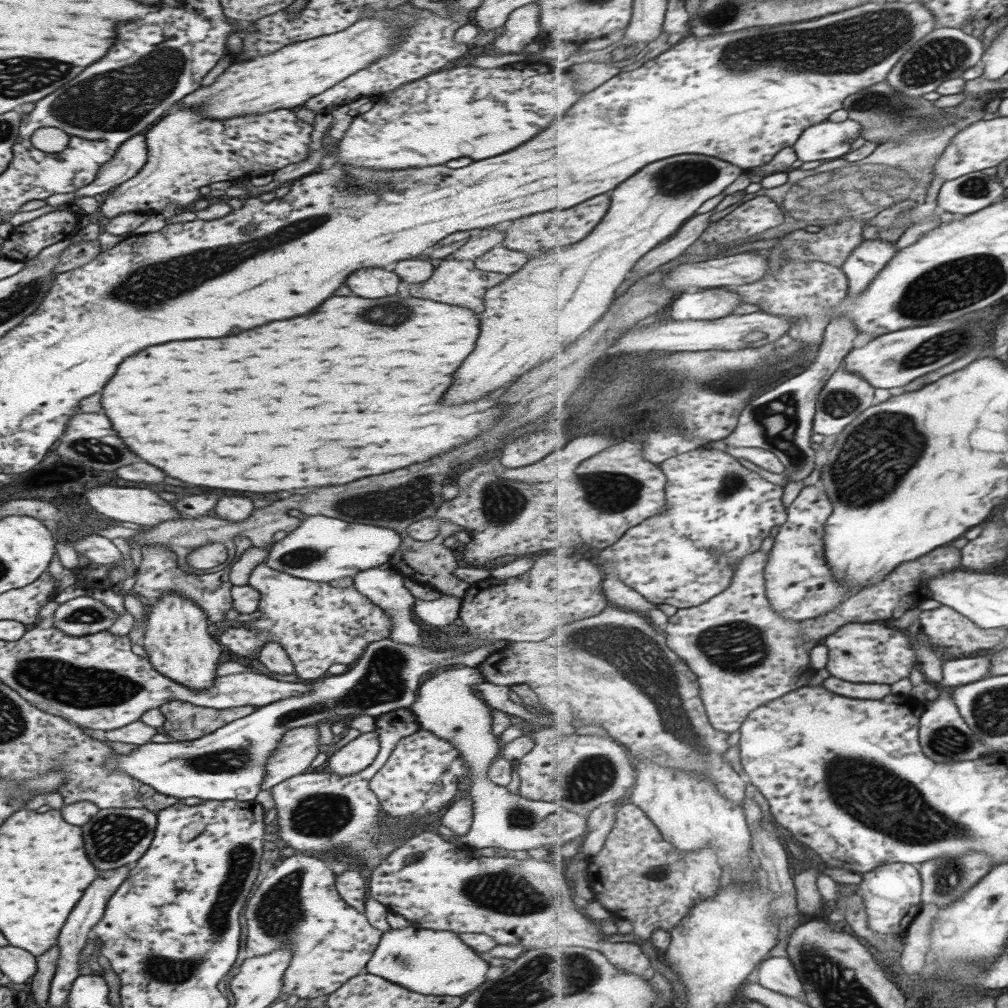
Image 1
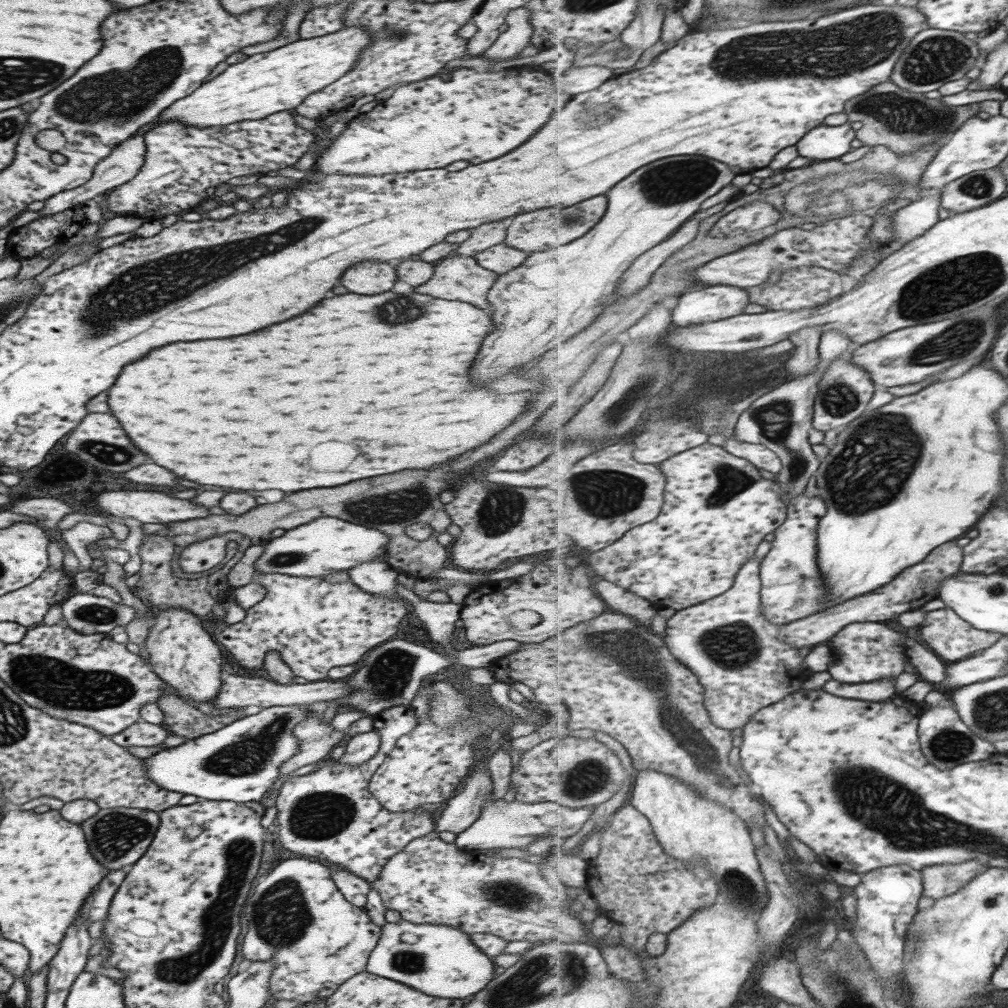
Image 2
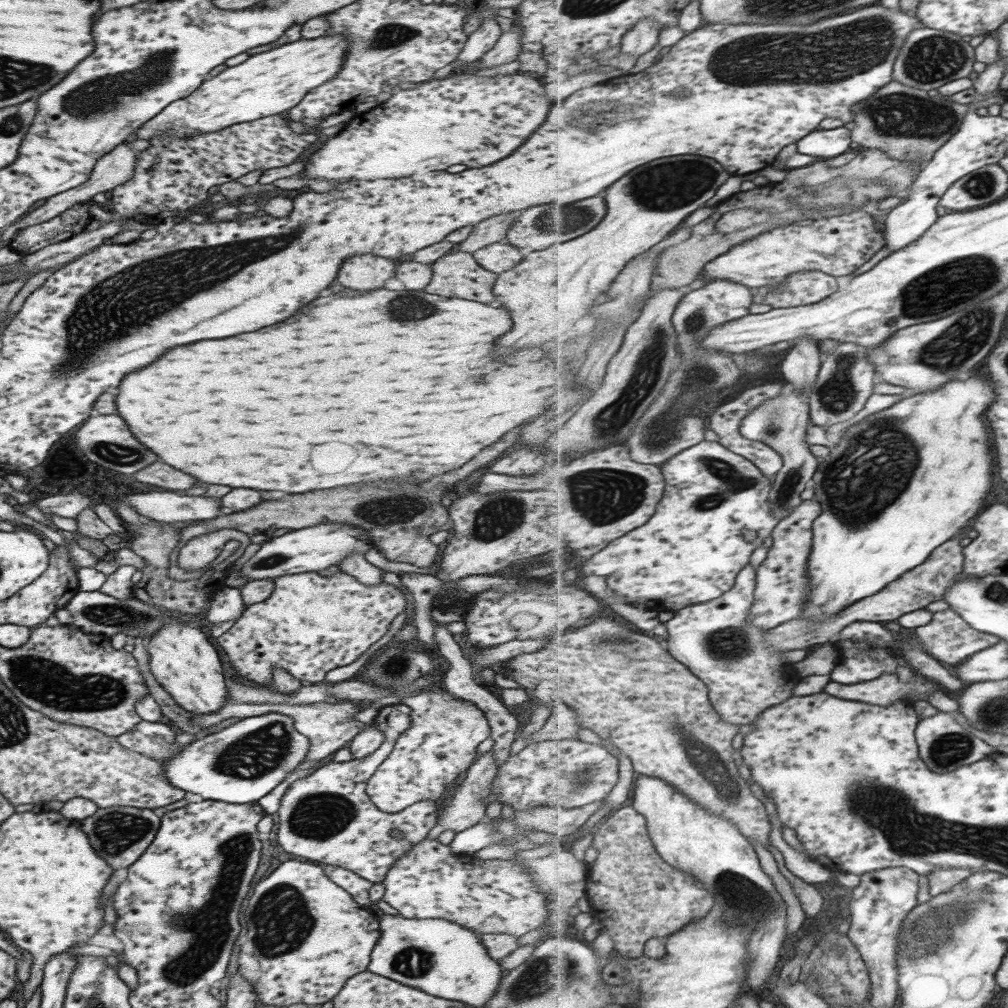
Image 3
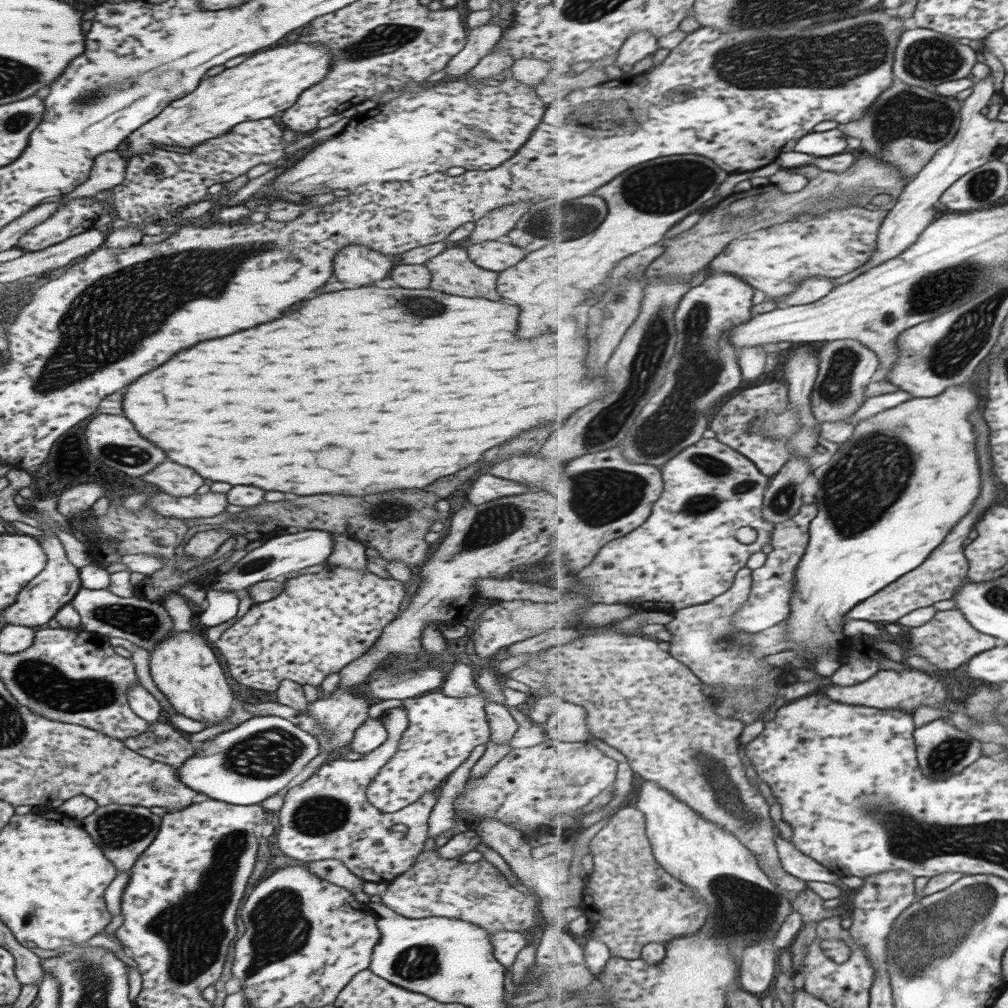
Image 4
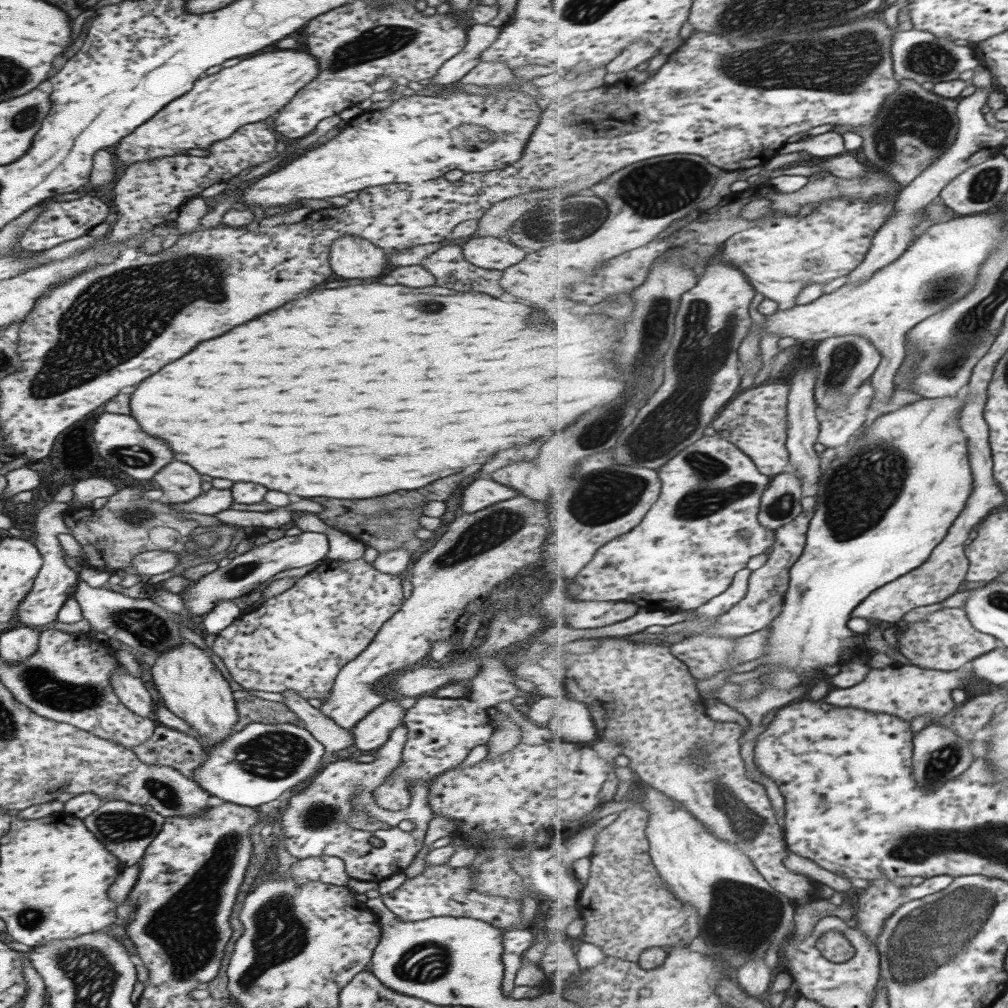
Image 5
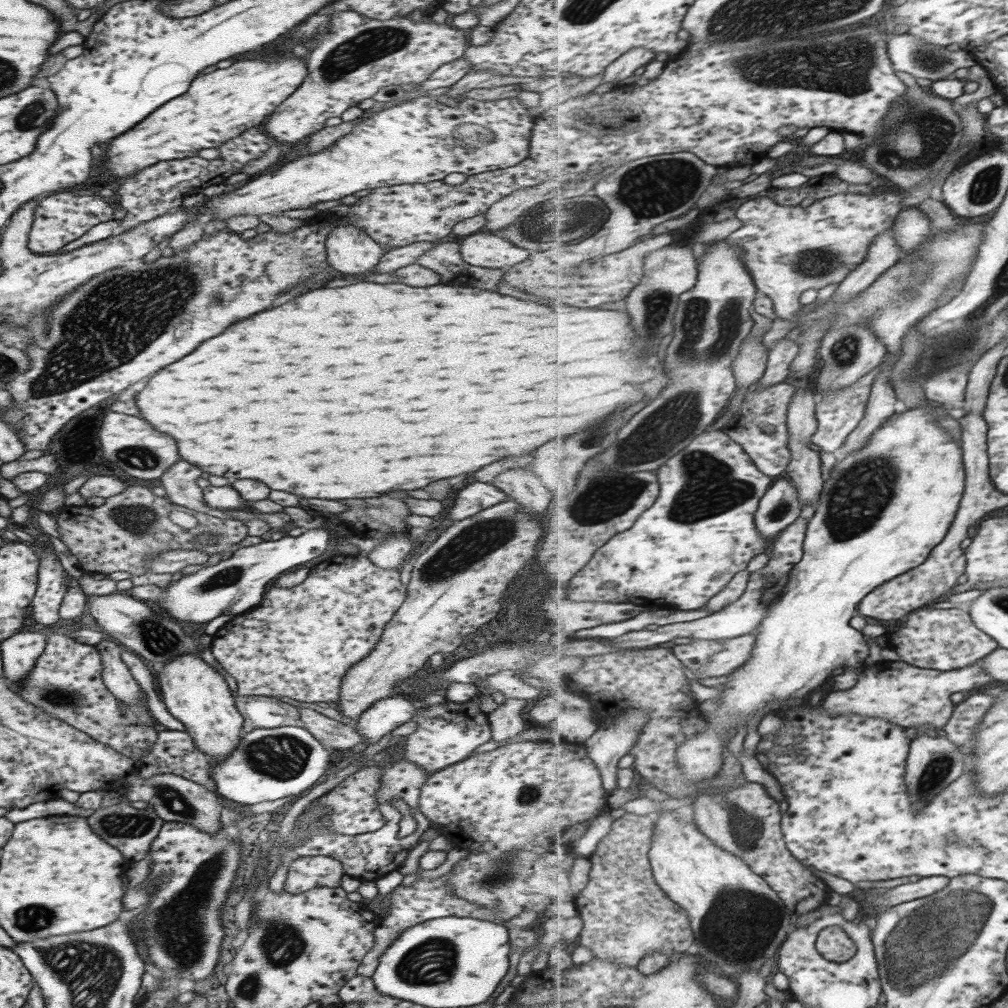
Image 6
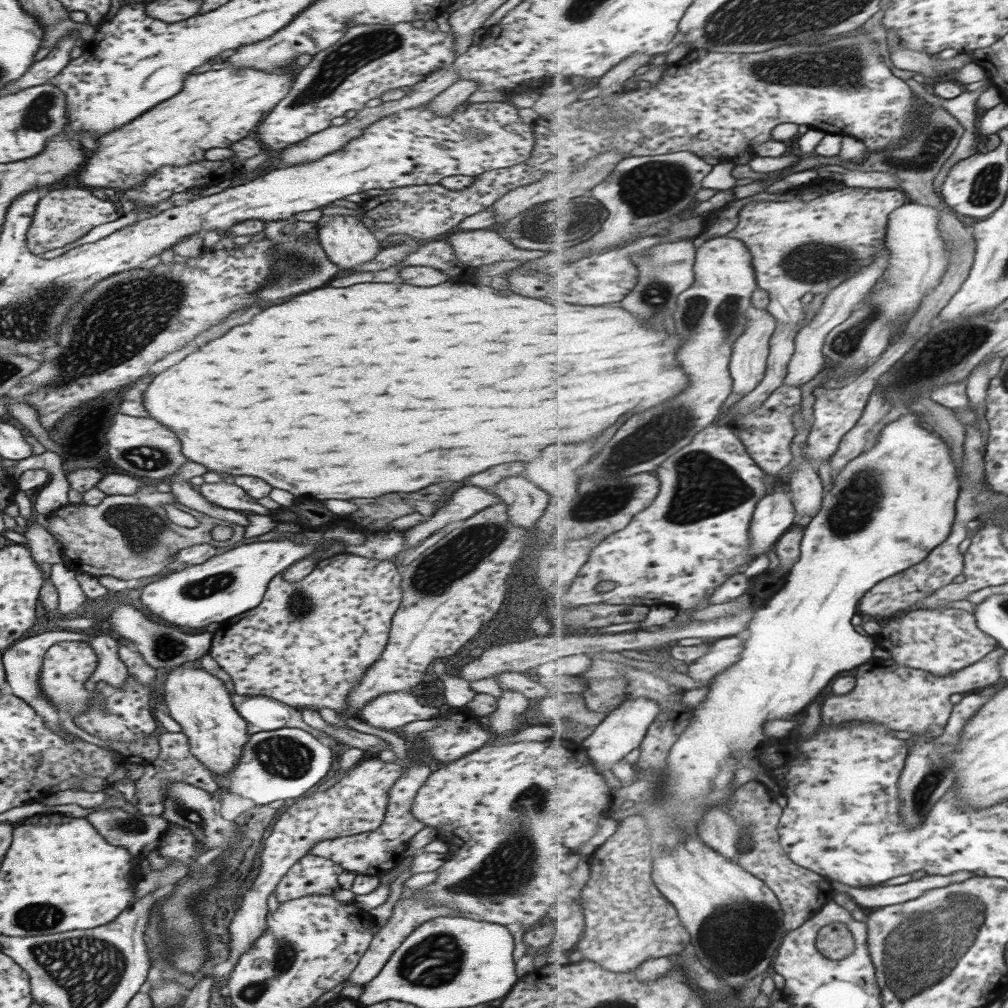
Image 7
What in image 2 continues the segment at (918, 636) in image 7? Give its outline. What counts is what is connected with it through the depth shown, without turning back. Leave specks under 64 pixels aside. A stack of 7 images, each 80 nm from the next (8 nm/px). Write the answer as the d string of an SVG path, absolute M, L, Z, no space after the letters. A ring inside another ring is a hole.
M947 606L942 609L929 611L921 626L923 628L919 628L919 632L923 640L929 642L927 647L935 651L943 660L951 660L951 662L965 660L971 657L971 654L975 654L975 652L987 650L987 648L993 647L1003 637L1003 634L998 632L981 631L974 628L969 621L961 618L956 610Z

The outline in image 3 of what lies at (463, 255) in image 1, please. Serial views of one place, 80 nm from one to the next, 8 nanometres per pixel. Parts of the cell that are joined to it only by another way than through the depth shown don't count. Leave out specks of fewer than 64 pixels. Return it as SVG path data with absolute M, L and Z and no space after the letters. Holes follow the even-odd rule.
M520 211L506 212L490 216L475 226L471 232L461 241L455 244L454 248L461 252L475 252L478 248L483 248L495 242L504 242L506 230L514 218L520 215Z

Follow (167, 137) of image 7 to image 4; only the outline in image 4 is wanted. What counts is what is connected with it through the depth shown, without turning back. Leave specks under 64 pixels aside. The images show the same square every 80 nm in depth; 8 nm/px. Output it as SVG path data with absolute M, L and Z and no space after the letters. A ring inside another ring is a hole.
M305 41L253 54L237 66L224 68L217 76L203 78L191 94L173 100L155 118L141 124L127 138L123 152L127 152L127 157L149 154L158 149L153 144L189 148L233 129L236 124L269 118L275 112L287 110L301 92L325 78L330 63L331 54L325 46L305 44Z

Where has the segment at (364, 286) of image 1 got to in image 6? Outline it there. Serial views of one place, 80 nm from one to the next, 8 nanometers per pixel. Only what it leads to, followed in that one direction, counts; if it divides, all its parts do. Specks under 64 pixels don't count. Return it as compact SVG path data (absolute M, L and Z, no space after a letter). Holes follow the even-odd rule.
M348 222L338 224L325 239L326 263L341 274L365 275L385 252L382 246L371 240L360 228Z

